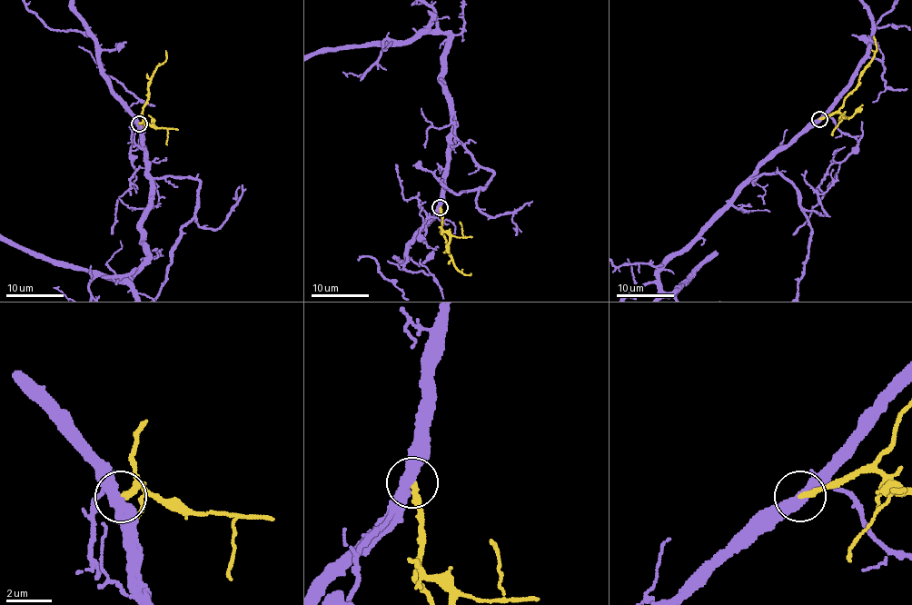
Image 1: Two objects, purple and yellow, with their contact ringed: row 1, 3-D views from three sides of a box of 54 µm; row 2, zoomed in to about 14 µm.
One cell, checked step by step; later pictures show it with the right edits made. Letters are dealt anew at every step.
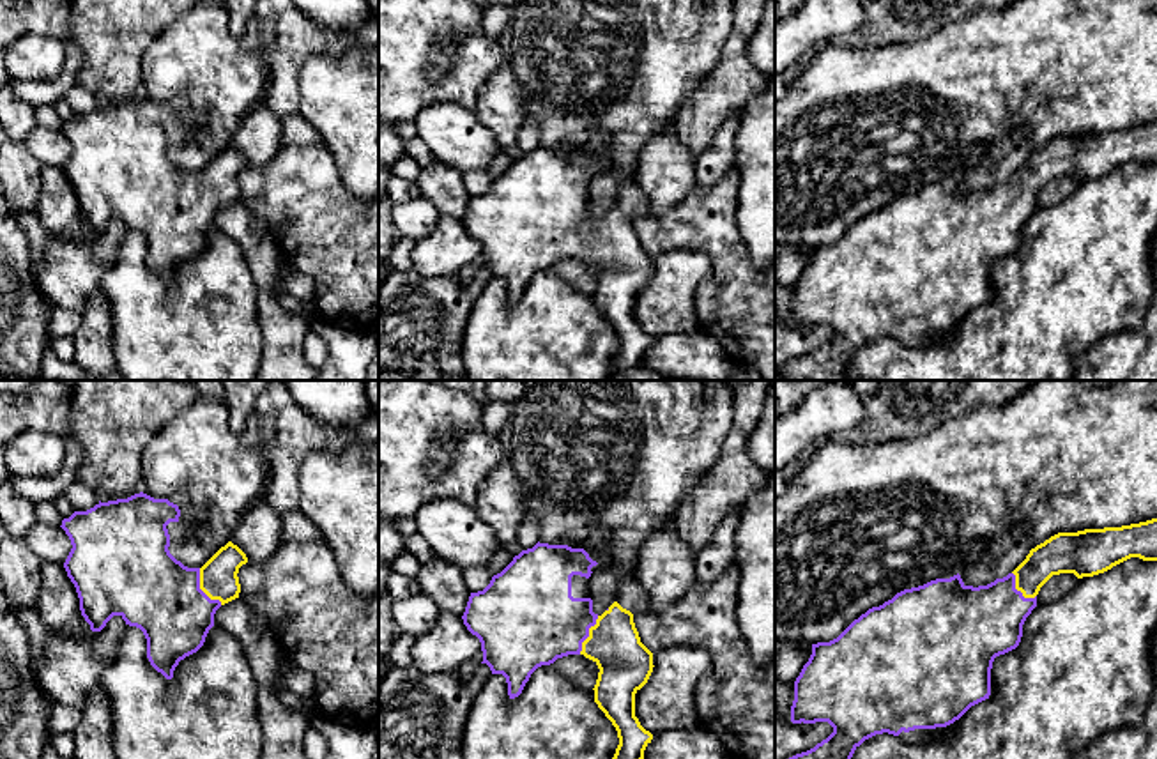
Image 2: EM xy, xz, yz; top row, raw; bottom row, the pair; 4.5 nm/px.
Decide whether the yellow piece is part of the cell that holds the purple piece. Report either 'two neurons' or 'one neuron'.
one neuron

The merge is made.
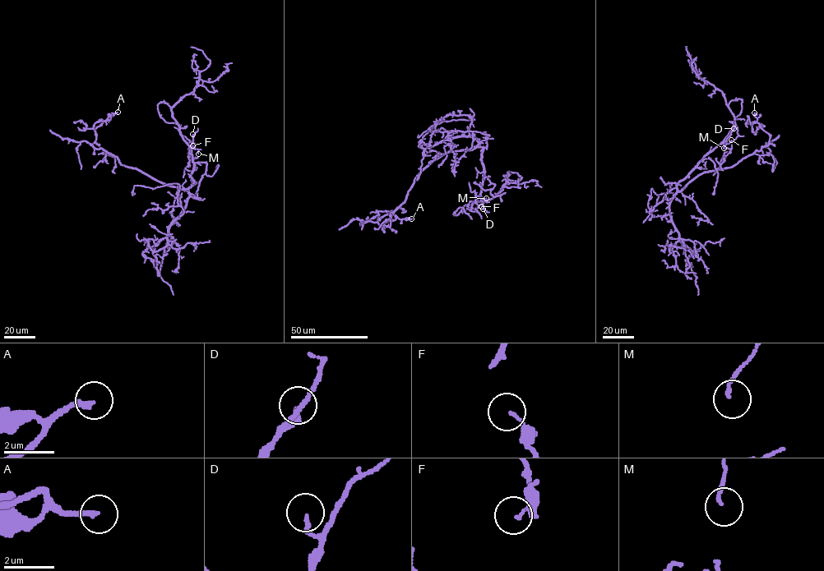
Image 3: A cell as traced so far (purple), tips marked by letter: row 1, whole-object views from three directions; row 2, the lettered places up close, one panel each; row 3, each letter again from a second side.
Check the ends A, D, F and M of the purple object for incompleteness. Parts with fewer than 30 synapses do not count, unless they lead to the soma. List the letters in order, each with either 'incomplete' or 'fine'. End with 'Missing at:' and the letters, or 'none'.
A: incomplete
D: fine
F: fine
M: fine
Missing at: A

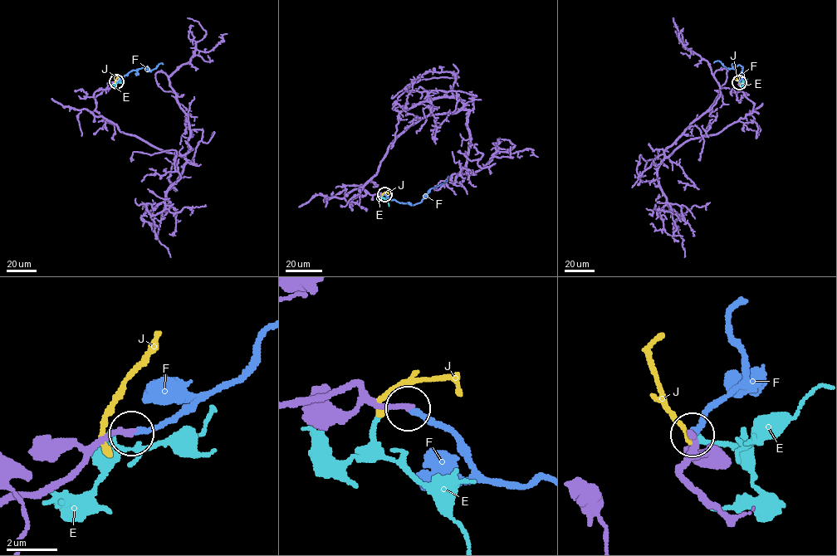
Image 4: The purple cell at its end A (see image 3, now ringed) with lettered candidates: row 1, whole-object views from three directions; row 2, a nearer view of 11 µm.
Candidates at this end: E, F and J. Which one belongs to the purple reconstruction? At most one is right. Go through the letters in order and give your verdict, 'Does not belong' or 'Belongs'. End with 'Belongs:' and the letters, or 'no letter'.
E: Does not belong
F: Belongs
J: Does not belong
Belongs: F

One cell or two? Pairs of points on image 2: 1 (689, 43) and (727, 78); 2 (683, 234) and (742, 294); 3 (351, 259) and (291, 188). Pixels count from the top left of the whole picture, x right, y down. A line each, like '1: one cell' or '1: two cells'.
1: two cells
2: one cell
3: one cell

